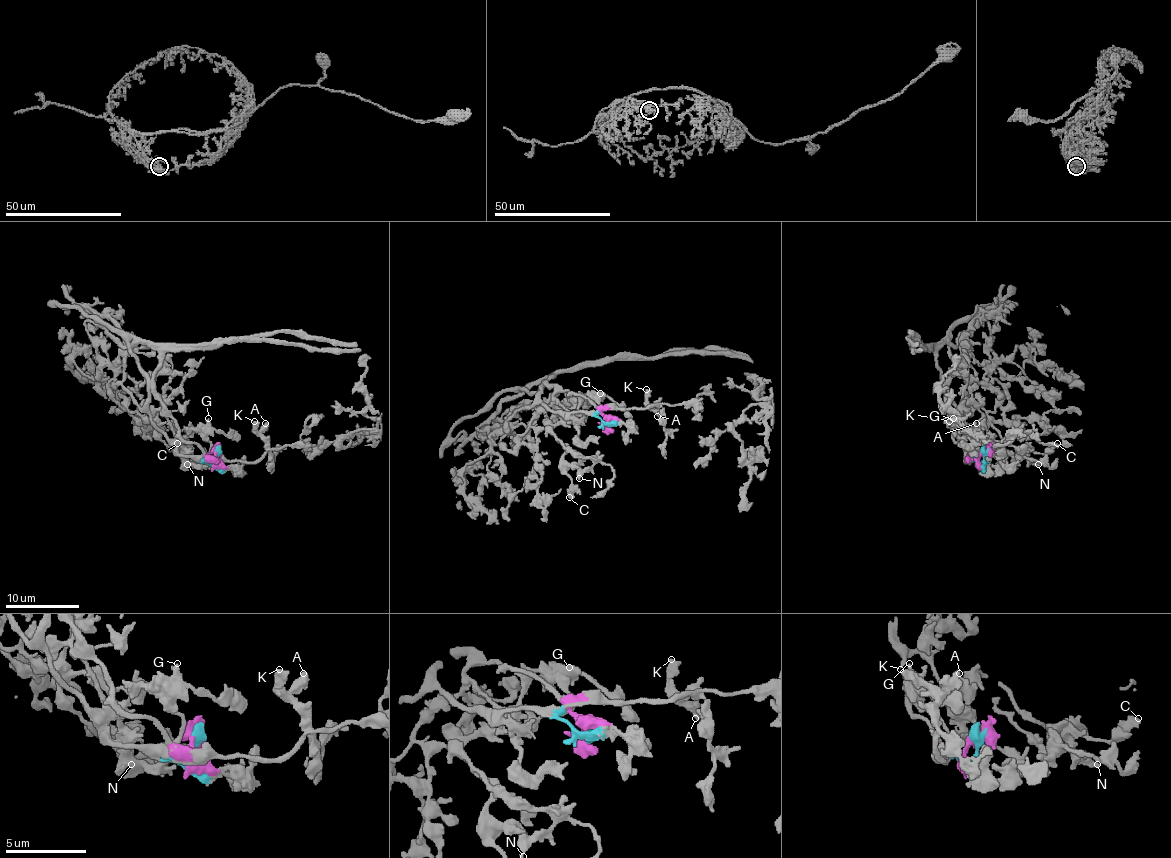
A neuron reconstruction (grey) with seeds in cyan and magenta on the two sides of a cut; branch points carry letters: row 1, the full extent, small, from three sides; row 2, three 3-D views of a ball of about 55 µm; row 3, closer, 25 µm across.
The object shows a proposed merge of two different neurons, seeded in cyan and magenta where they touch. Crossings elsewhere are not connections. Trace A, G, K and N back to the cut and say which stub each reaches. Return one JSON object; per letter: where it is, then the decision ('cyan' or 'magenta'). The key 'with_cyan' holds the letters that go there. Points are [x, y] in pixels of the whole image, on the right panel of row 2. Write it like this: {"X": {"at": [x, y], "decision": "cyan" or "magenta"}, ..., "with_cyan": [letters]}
{"A": {"at": [976, 423], "decision": "magenta"}, "G": {"at": [953, 418], "decision": "cyan"}, "K": {"at": [949, 421], "decision": "magenta"}, "N": {"at": [1038, 464], "decision": "cyan"}, "with_cyan": ["G", "N"]}

